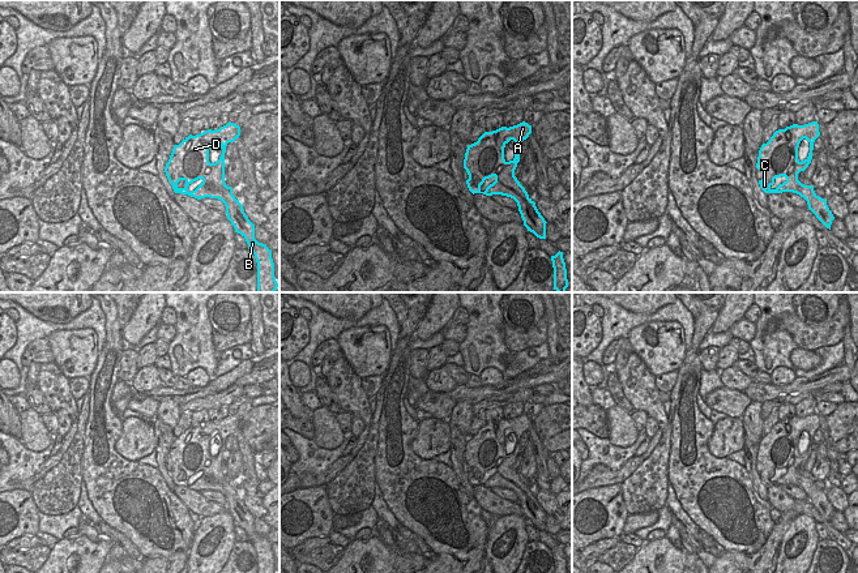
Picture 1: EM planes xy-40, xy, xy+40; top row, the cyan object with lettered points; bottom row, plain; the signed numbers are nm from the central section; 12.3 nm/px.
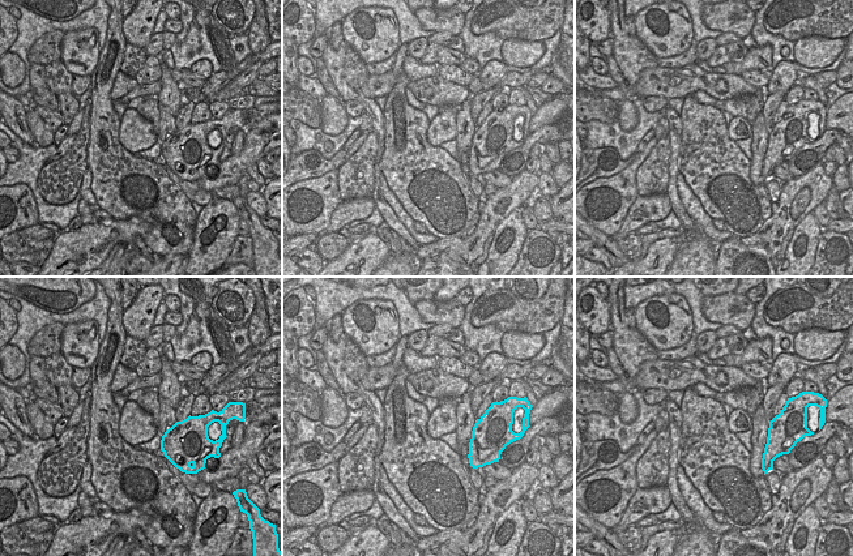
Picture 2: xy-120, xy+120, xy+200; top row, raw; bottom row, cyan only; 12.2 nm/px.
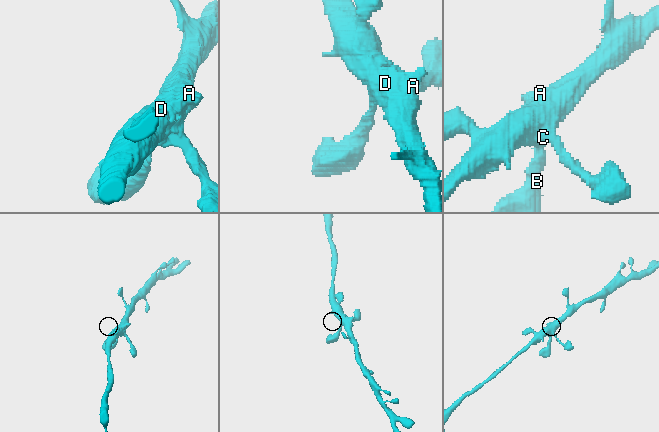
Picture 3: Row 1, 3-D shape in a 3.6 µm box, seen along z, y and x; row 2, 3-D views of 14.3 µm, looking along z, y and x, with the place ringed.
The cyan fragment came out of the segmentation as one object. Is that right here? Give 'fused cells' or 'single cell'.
single cell

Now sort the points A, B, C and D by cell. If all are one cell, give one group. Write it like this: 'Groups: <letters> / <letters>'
Groups: A B C D.

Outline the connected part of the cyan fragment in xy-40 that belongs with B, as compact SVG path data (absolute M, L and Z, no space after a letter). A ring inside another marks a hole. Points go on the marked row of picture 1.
M227 123L217 131L208 129L185 137L175 145L166 163L165 172L175 193L188 194L197 200L210 197L226 206L227 219L240 234L257 262L257 292L274 292L278 283L274 277L272 251L255 239L255 225L244 213L243 205L225 183L225 153L229 142L240 136L240 127ZM219 142L222 154L215 163L209 162L209 149Z

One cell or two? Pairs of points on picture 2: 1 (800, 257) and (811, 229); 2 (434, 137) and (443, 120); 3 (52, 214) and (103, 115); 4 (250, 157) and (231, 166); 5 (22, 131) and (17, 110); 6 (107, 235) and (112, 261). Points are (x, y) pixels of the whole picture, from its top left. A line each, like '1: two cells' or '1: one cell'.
1: one cell
2: one cell
3: two cells
4: one cell
5: one cell
6: two cells

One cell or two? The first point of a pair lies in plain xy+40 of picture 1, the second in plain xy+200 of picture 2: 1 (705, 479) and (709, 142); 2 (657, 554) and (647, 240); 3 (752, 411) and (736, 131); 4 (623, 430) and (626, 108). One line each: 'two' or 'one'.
1: one
2: two
3: two
4: one

